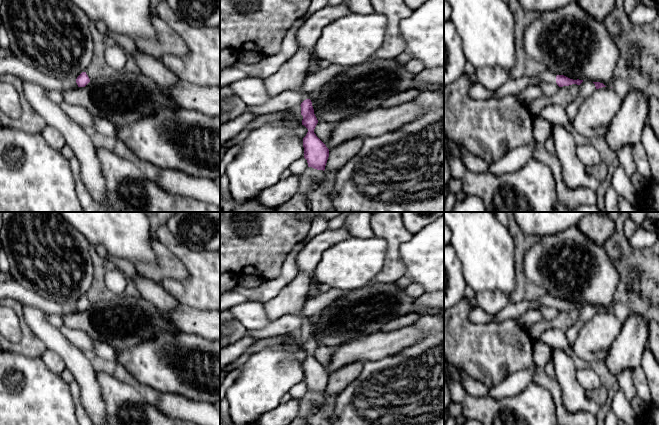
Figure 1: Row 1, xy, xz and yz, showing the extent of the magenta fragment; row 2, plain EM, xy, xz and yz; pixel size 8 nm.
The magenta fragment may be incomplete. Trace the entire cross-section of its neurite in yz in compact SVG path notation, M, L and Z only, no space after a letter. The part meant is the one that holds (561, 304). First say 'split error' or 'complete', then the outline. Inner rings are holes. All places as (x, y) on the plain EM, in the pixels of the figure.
split error; M547 295L533 301L508 302L507 305L494 317L493 322L503 322L508 319L520 318L529 309L538 309L541 306L556 306L559 311L572 308L580 309L583 304L573 304L564 299L555 299Z

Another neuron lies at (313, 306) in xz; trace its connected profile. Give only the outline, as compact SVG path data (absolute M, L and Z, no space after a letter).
M330 289L327 292L319 293L318 295L306 300L302 313L300 315L286 314L274 321L271 321L267 326L257 330L247 330L245 336L254 337L257 339L265 339L273 336L288 334L308 323L314 316L329 306L338 298L343 297L348 291Z

